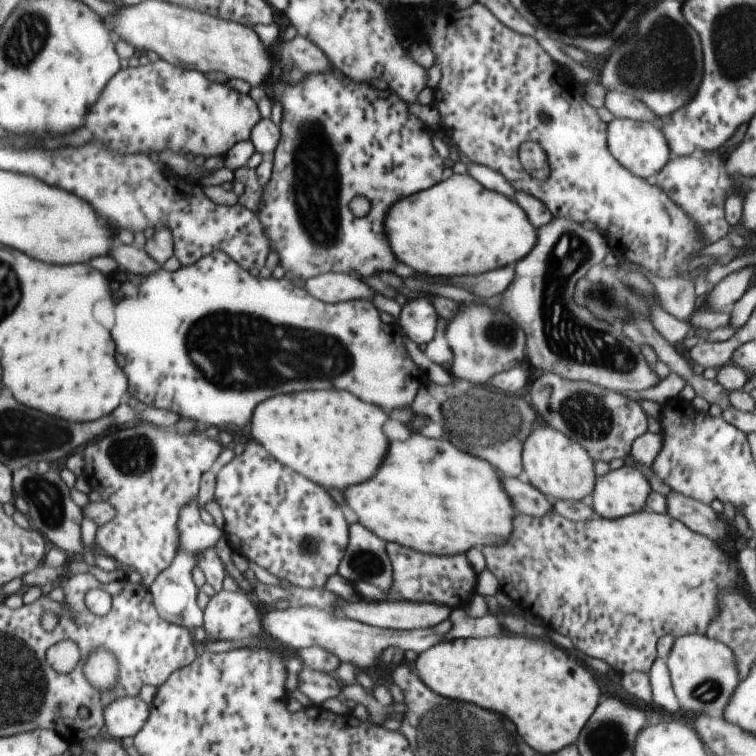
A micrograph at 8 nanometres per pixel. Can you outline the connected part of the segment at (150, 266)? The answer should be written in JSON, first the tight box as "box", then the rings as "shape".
{"box":[111,241,161,276],"shape":[[[117,241],[113,246],[111,257],[118,266],[133,274],[139,274],[139,276],[155,274],[161,270],[161,265],[153,260],[145,249],[139,248],[136,244],[125,245]]]}

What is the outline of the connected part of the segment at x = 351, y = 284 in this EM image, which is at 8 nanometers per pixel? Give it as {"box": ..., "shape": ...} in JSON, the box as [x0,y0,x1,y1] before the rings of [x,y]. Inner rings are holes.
{"box":[302,273,375,304],"shape":[[[343,273],[318,274],[308,278],[302,285],[309,295],[327,304],[359,299],[370,301],[375,295],[375,291],[363,281]]]}

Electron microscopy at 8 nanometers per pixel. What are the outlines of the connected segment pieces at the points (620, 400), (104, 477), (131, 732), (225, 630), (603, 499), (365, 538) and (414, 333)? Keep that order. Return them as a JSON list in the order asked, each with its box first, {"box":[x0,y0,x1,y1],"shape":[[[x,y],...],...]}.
[{"box":[527,372,646,463],"shape":[[[544,372],[531,382],[527,397],[541,423],[580,444],[593,462],[608,463],[612,459],[627,458],[633,440],[646,432],[646,414],[637,401],[589,381],[570,381],[558,374]]]},{"box":[84,422,221,589],"shape":[[[143,422],[139,426],[125,427],[117,430],[99,442],[93,442],[84,449],[86,460],[84,476],[89,481],[93,491],[97,491],[103,501],[109,502],[117,510],[117,518],[97,528],[95,542],[98,552],[114,558],[125,568],[136,568],[141,574],[141,583],[149,589],[163,570],[167,570],[179,554],[181,532],[179,532],[179,514],[181,508],[191,504],[201,490],[203,474],[209,468],[215,468],[215,460],[221,454],[221,444],[218,440],[207,438],[205,434],[191,432],[179,434],[177,430],[167,430],[157,424]]]},{"box":[105,697,149,741],"shape":[[[139,697],[116,700],[105,710],[105,724],[108,733],[118,741],[136,737],[149,718],[149,705]]]},{"box":[203,590,263,642],"shape":[[[222,590],[214,594],[204,610],[203,627],[207,638],[241,642],[245,638],[257,637],[263,626],[254,605],[255,601],[247,599],[241,590]]]},{"box":[588,465,649,520],"shape":[[[623,465],[597,477],[596,489],[588,499],[595,516],[615,520],[641,512],[649,492],[645,476],[637,468]]]},{"box":[339,523,392,592],"shape":[[[354,523],[349,533],[348,550],[340,562],[339,576],[351,583],[372,583],[379,586],[381,592],[387,592],[391,588],[392,566],[385,545],[371,530]]]},{"box":[397,298,437,344],"shape":[[[425,298],[408,299],[403,308],[400,308],[397,324],[415,344],[428,344],[433,338],[433,330],[437,324],[437,312],[433,304]]]}]

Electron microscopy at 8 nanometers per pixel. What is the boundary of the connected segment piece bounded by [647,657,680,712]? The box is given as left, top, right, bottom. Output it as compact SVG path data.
M655 658L648 670L651 703L659 705L669 712L680 711L680 706L672 690L667 666L662 658Z

